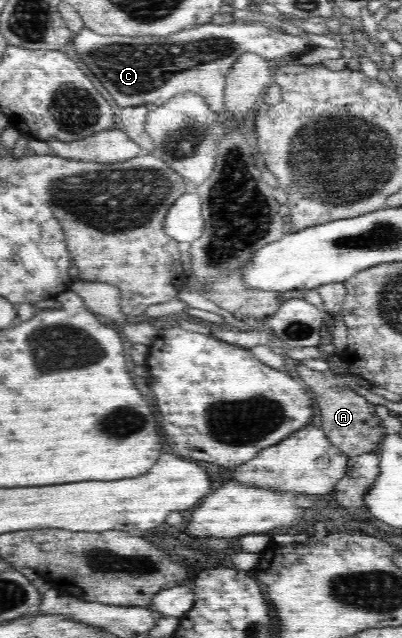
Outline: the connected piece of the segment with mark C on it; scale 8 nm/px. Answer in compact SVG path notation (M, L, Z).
M258 22L206 23L192 30L180 30L166 38L132 38L127 36L100 36L84 27L72 39L74 52L102 82L112 98L122 108L155 104L162 106L169 98L185 92L200 94L209 108L221 115L225 110L224 76L242 54L252 52L274 62L285 56L300 56L312 48L312 40L274 30Z

